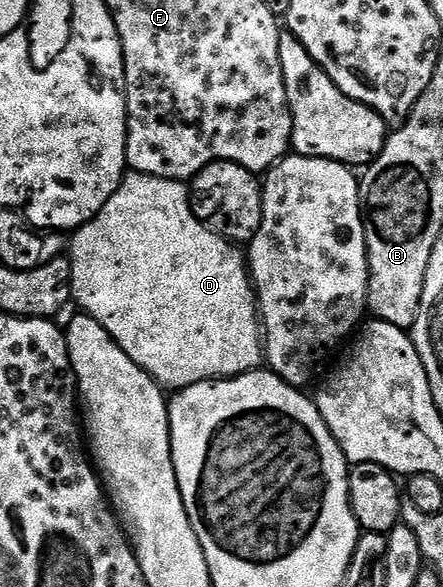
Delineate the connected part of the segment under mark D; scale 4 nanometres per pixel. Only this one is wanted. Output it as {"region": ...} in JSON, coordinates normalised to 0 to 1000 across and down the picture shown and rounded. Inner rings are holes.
{"region":[[[302,293],[289,295],[280,302],[278,312],[264,320],[264,327],[255,327],[255,334],[246,334],[246,341],[237,348],[237,354],[228,354],[228,361],[208,368],[199,378],[187,385],[176,387],[167,394],[169,399],[156,405],[156,438],[160,441],[160,504],[167,520],[178,520],[176,526],[185,533],[210,538],[210,545],[219,545],[219,552],[228,552],[228,559],[237,559],[237,566],[246,566],[246,572],[255,572],[255,579],[269,588],[273,595],[287,601],[291,613],[300,613],[300,620],[309,620],[330,637],[341,639],[361,658],[370,661],[384,661],[388,666],[402,668],[415,664],[420,658],[433,658],[447,651],[474,651],[479,647],[492,647],[499,644],[533,644],[540,637],[558,637],[564,630],[587,629],[598,617],[598,571],[589,560],[589,543],[580,526],[580,509],[576,504],[576,489],[567,486],[567,468],[562,465],[562,455],[551,433],[551,428],[542,424],[533,414],[512,411],[501,400],[490,399],[467,382],[454,378],[438,361],[431,358],[433,332],[427,329],[424,319],[411,310],[393,310],[391,307],[372,307],[370,303],[357,303],[354,300],[336,300],[334,296],[309,296]]]}

